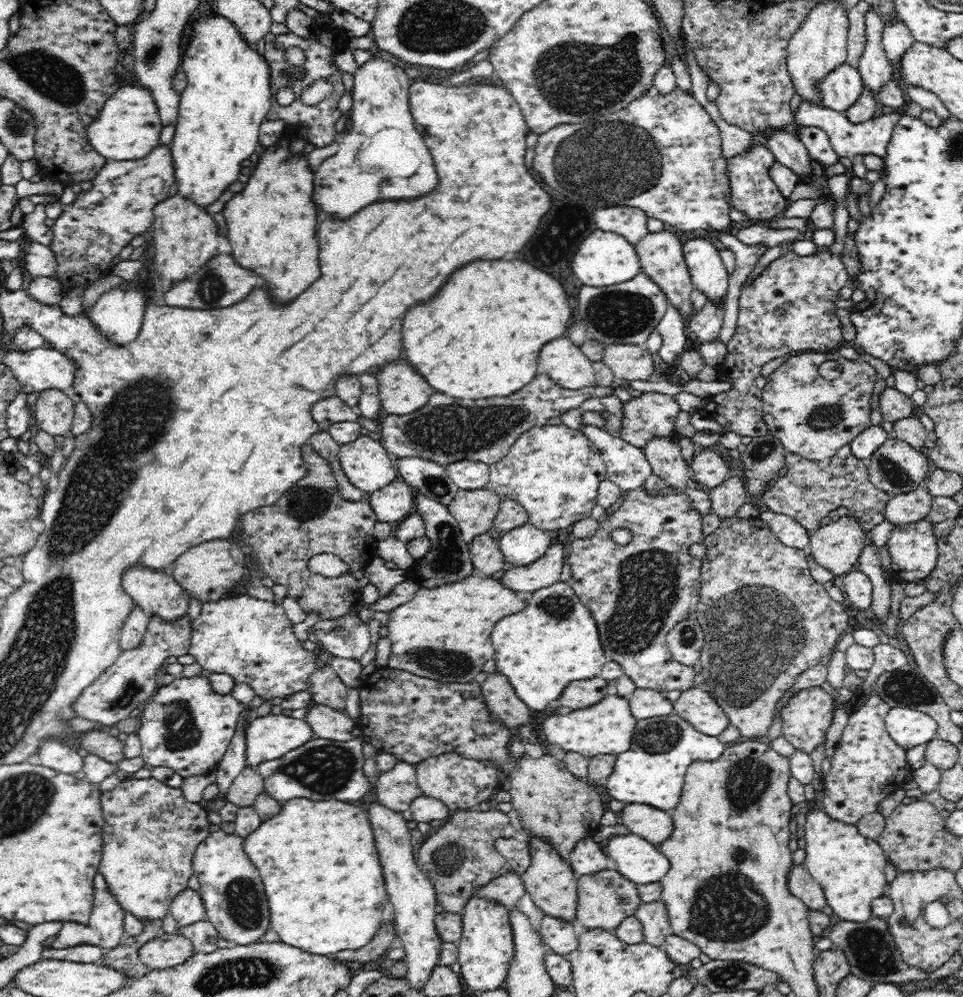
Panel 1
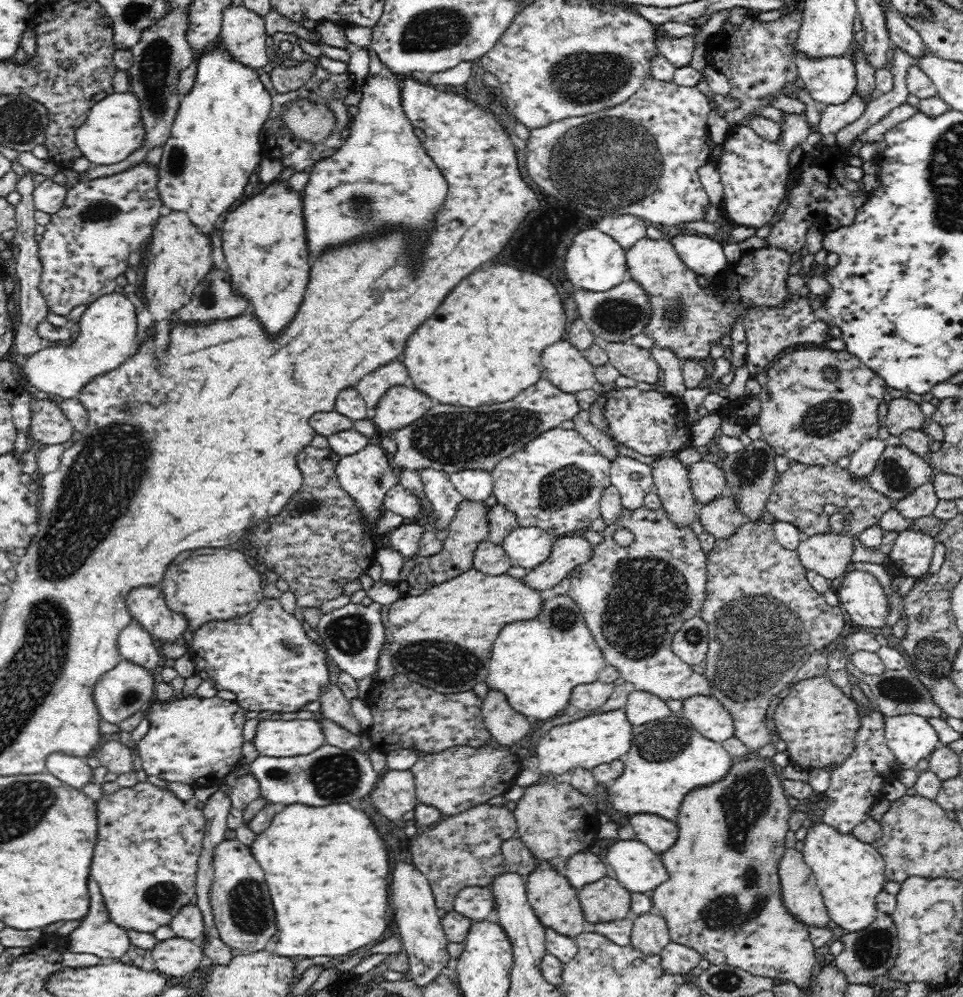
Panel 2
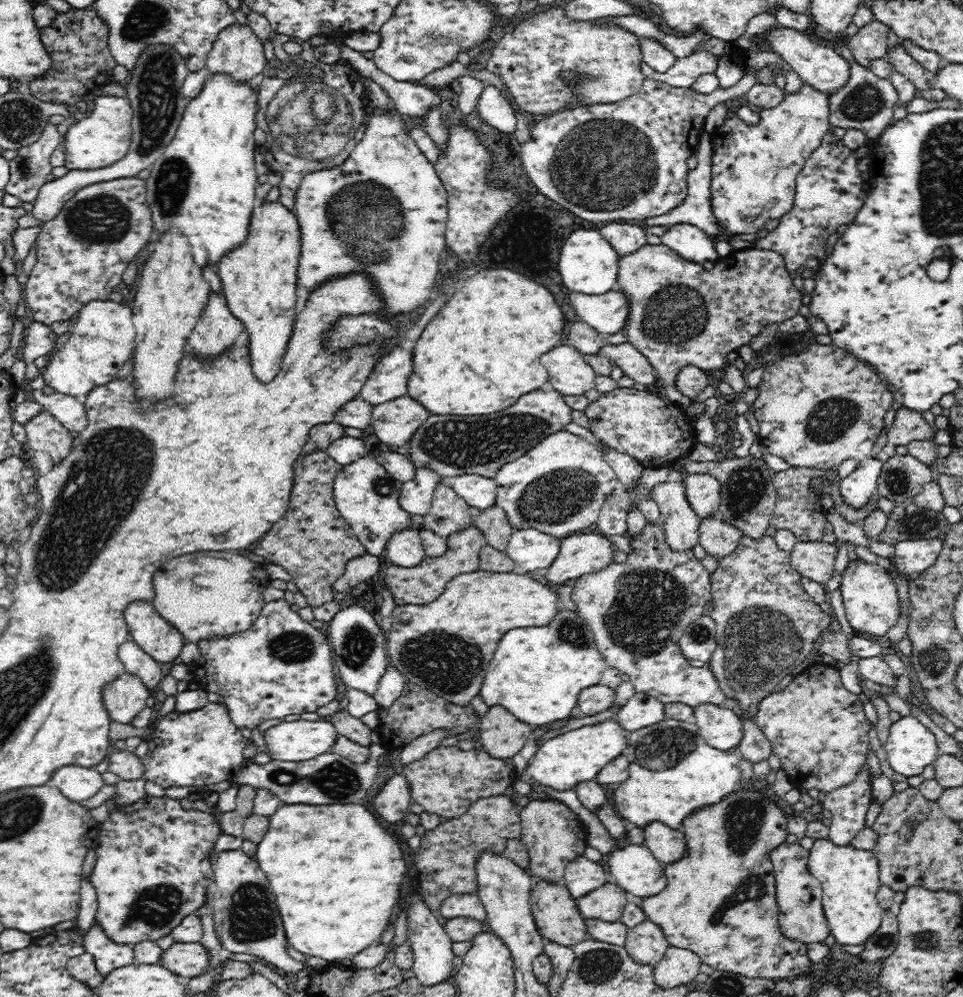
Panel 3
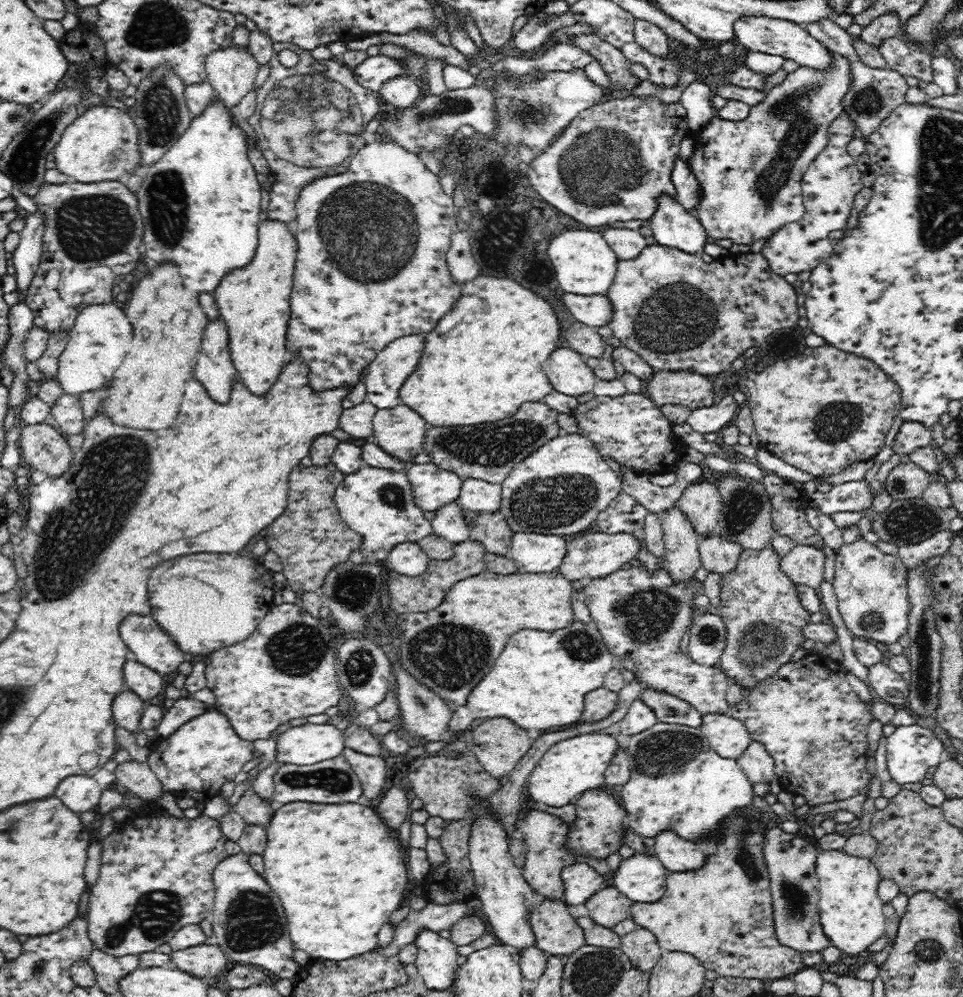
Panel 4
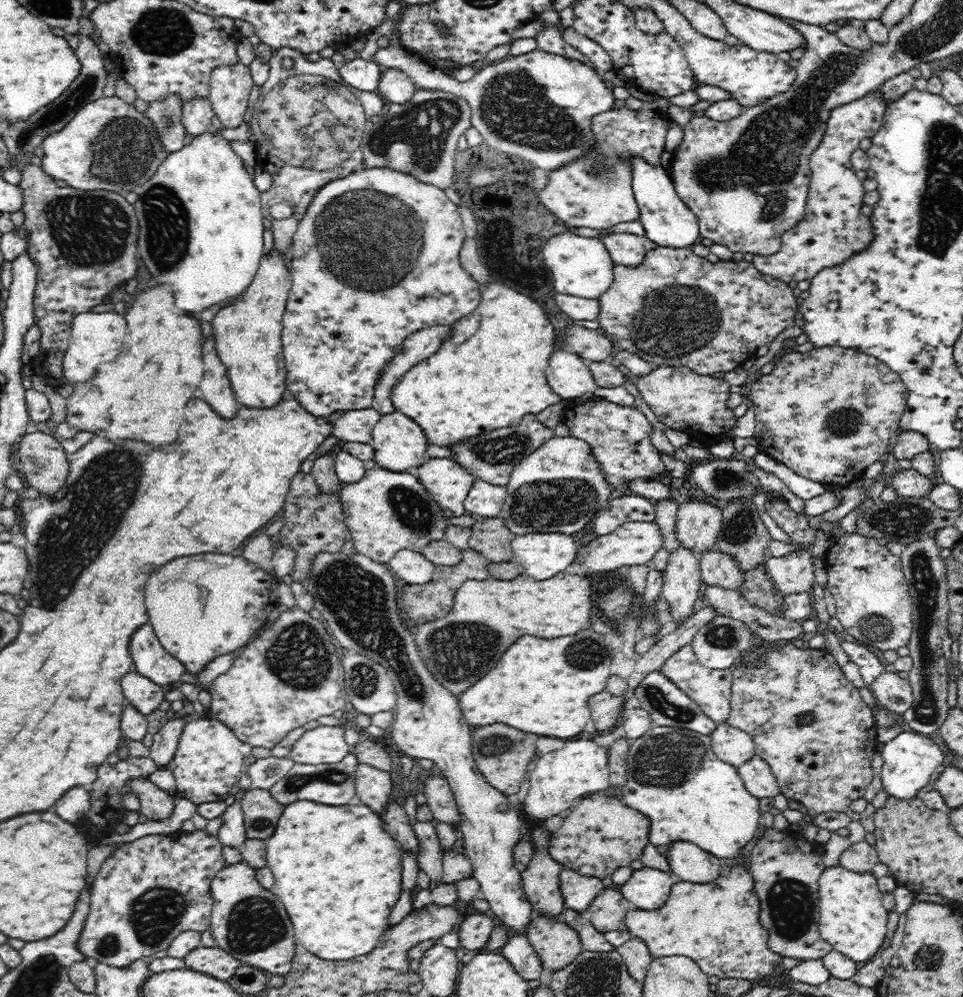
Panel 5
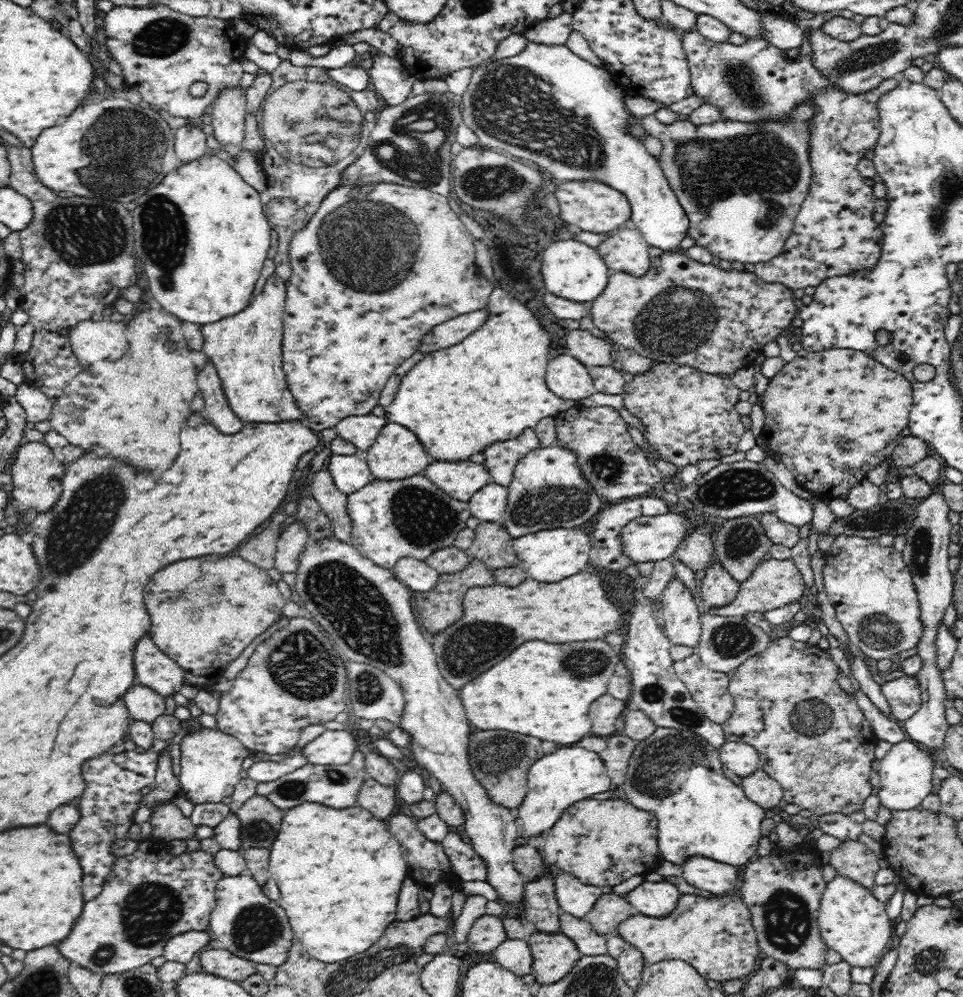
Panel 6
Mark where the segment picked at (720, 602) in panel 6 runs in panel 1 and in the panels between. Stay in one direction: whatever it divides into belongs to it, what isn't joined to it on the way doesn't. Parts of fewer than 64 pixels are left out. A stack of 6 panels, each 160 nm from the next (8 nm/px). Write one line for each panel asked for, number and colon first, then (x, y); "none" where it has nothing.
1: (726, 500)
2: (720, 518)
3: (719, 539)
4: (718, 556)
5: (717, 569)

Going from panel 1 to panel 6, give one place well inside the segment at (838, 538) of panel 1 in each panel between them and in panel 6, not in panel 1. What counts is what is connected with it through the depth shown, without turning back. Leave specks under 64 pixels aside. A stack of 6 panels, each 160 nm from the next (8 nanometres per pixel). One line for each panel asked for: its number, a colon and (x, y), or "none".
2: (829, 554)
3: (813, 560)
4: (804, 565)
5: (793, 573)
6: (775, 583)

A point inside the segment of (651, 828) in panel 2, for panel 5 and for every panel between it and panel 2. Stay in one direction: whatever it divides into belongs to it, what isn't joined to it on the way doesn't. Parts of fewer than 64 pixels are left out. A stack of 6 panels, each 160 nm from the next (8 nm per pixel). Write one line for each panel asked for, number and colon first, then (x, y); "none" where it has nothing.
3: (668, 845)
4: (677, 854)
5: (692, 864)

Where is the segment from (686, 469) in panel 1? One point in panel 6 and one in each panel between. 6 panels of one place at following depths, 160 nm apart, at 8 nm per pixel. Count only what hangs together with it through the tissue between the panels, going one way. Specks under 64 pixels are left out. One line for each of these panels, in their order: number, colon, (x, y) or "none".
2: (671, 480)
3: (680, 524)
4: (681, 560)
5: (681, 580)
6: (680, 617)

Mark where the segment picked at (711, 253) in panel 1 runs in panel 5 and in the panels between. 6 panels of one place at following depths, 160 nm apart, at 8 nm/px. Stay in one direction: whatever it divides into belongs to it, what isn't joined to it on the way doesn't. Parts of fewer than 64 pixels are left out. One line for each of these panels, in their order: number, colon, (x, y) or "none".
2: (702, 254)
3: (690, 242)
4: (672, 225)
5: (667, 221)

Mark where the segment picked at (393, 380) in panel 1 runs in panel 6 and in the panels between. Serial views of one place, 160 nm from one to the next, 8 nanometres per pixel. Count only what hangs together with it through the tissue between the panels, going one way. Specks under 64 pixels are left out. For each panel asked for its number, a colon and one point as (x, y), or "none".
2: (401, 406)
3: (395, 421)
4: (400, 431)
5: (399, 444)
6: (396, 454)

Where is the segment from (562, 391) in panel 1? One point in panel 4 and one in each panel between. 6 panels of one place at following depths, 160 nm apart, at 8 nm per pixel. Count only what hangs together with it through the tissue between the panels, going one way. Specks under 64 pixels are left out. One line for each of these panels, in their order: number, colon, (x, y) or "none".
2: (448, 438)
3: (452, 445)
4: (487, 452)

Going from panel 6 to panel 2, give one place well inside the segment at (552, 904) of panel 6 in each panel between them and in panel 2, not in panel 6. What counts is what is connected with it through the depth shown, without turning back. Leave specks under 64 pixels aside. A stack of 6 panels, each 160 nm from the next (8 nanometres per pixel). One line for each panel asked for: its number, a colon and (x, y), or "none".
2: (555, 821)
3: (553, 835)
4: (544, 835)
5: (540, 879)

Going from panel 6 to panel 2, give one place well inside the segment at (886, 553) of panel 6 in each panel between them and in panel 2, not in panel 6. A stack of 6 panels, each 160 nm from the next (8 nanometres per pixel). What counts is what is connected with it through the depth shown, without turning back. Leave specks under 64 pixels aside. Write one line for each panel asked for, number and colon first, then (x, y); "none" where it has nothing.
2: (862, 597)
3: (869, 594)
4: (871, 587)
5: (871, 593)

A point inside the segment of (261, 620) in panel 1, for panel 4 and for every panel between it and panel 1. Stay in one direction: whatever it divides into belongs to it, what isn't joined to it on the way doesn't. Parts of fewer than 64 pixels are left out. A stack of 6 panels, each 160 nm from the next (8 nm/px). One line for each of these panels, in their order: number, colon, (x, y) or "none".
2: (266, 659)
3: (282, 665)
4: (286, 669)

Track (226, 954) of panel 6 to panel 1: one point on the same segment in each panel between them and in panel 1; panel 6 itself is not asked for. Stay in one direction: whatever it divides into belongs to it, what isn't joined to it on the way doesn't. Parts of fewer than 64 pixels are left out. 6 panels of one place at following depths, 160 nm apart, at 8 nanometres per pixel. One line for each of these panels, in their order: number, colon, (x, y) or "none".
1: (169, 950)
2: (177, 958)
3: (189, 960)
4: (204, 961)
5: (214, 961)

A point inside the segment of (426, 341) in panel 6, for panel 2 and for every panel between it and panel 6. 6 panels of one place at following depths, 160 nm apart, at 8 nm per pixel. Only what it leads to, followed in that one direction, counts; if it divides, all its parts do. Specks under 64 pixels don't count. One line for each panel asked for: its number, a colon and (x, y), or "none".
2: (372, 387)
3: (388, 380)
4: (387, 372)
5: (418, 346)

